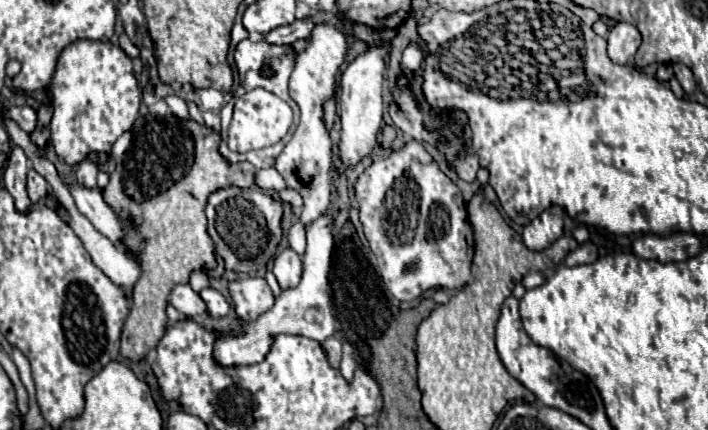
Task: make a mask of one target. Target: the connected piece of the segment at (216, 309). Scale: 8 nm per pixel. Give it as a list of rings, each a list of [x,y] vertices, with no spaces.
[[[208,287],[208,289],[202,289],[202,291],[200,291],[200,297],[202,297],[202,301],[206,303],[210,317],[220,319],[220,317],[226,317],[226,315],[228,315],[230,303],[228,303],[228,299],[226,299],[220,291]]]

